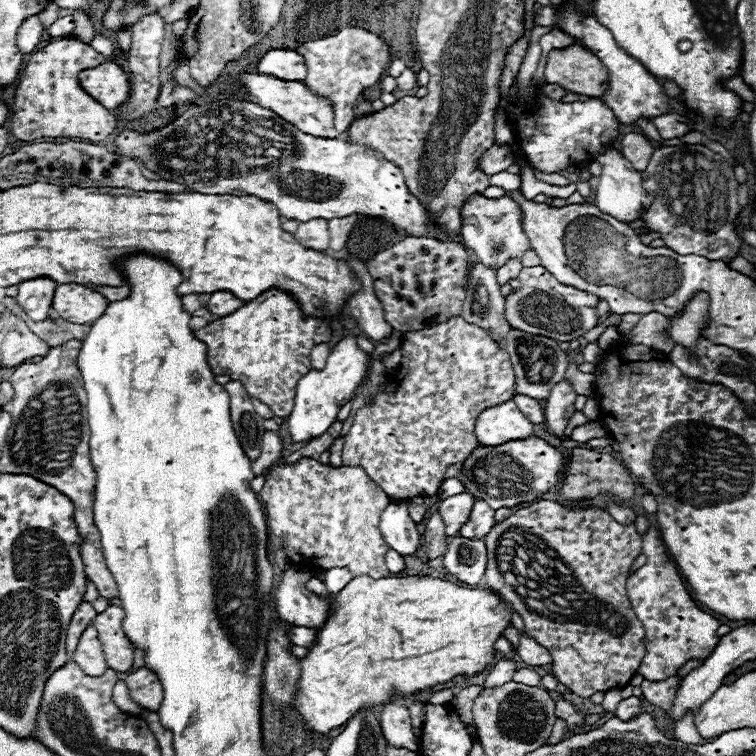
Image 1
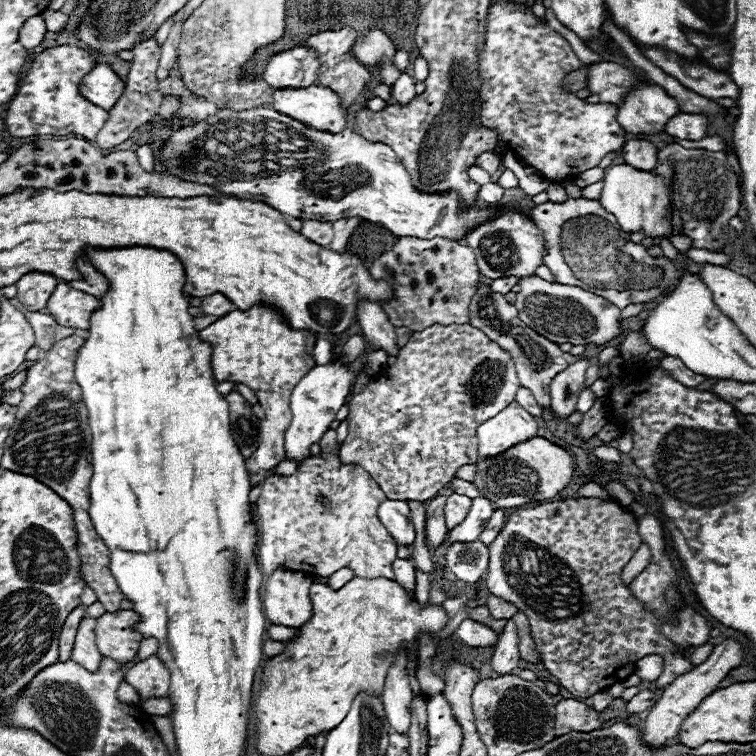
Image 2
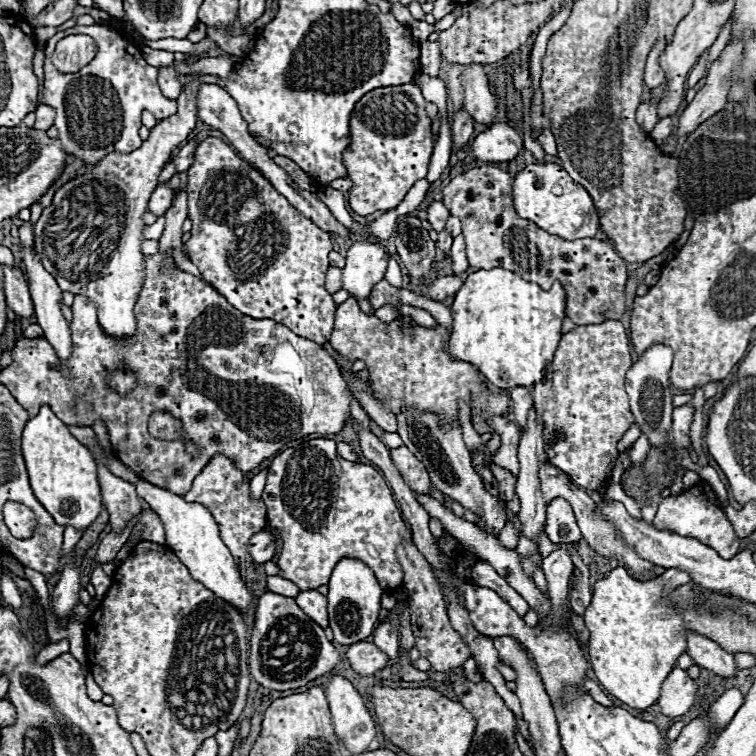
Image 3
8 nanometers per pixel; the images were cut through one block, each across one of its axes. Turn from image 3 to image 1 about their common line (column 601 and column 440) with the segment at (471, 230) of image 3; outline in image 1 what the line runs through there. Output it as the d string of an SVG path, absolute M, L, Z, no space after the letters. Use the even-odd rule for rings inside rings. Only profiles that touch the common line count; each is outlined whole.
M406 236L402 242L378 252L368 262L368 274L374 280L374 292L382 302L384 318L400 332L422 330L460 316L466 300L468 272L470 250L464 244L440 242L424 236Z

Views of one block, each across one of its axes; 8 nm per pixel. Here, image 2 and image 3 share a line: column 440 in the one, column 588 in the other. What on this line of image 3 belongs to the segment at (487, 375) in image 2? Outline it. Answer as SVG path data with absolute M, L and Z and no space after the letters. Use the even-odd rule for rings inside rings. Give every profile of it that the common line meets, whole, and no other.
M606 320L602 324L588 324L588 326L576 326L574 330L562 334L560 338L560 344L554 352L554 360L550 362L544 378L540 382L536 382L532 388L530 388L530 396L532 396L532 402L534 402L534 408L538 410L538 416L540 420L544 422L544 450L546 450L546 456L548 456L548 462L556 468L560 468L562 472L566 472L574 484L582 486L584 490L598 490L598 486L602 486L608 478L608 468L612 466L612 462L616 460L618 452L616 452L616 444L622 440L624 432L634 424L634 416L632 416L632 410L630 410L630 398L624 390L624 374L626 370L632 366L632 356L630 356L630 344L628 344L628 334L626 334L626 328L620 320Z

